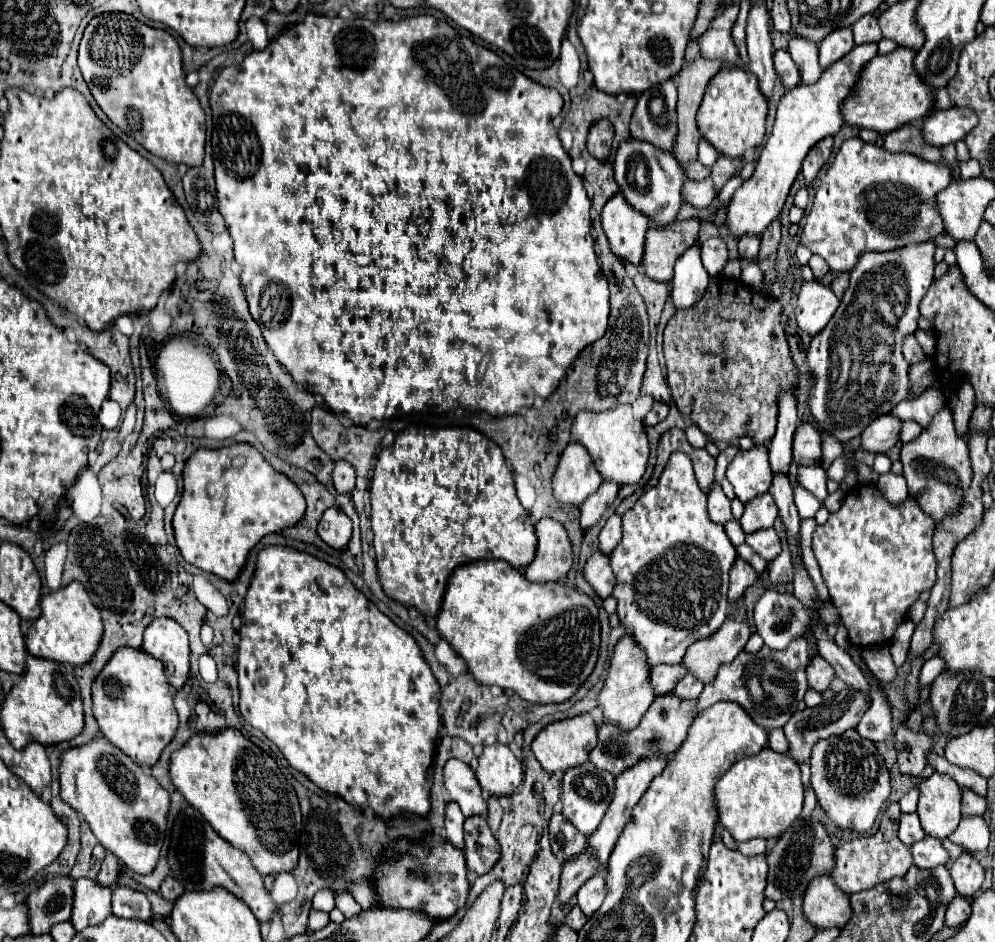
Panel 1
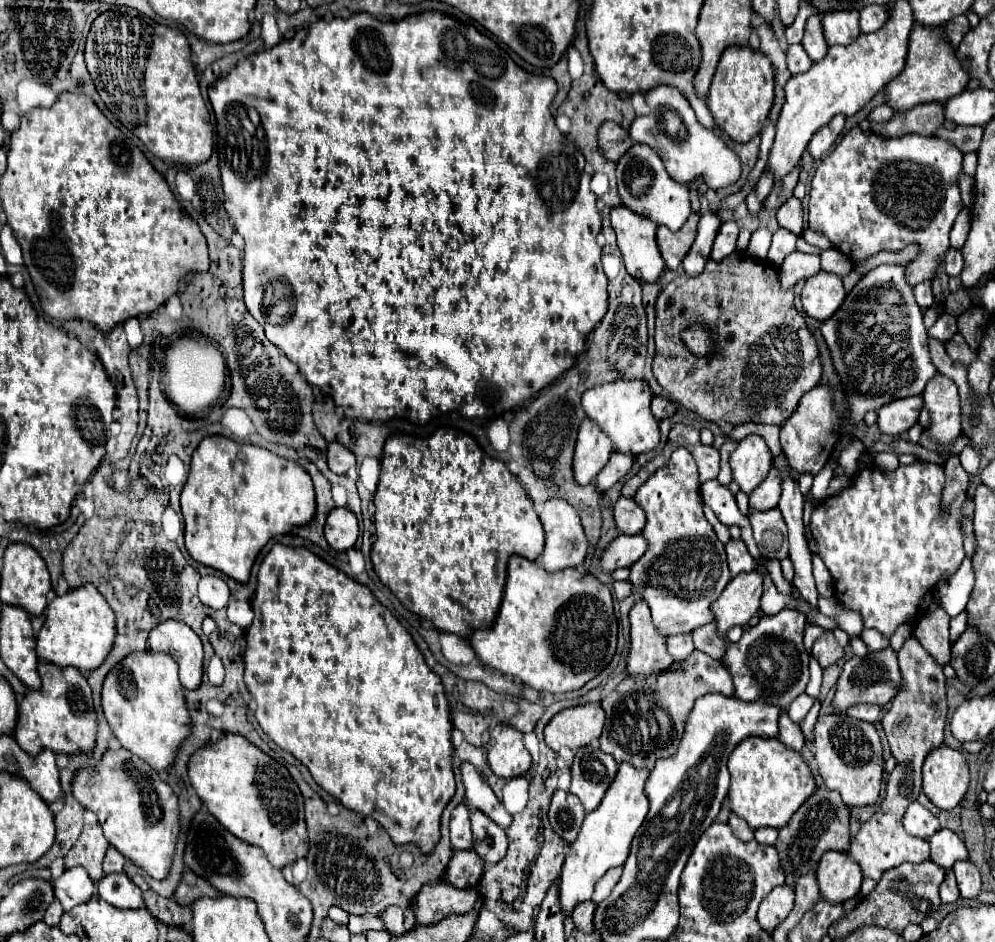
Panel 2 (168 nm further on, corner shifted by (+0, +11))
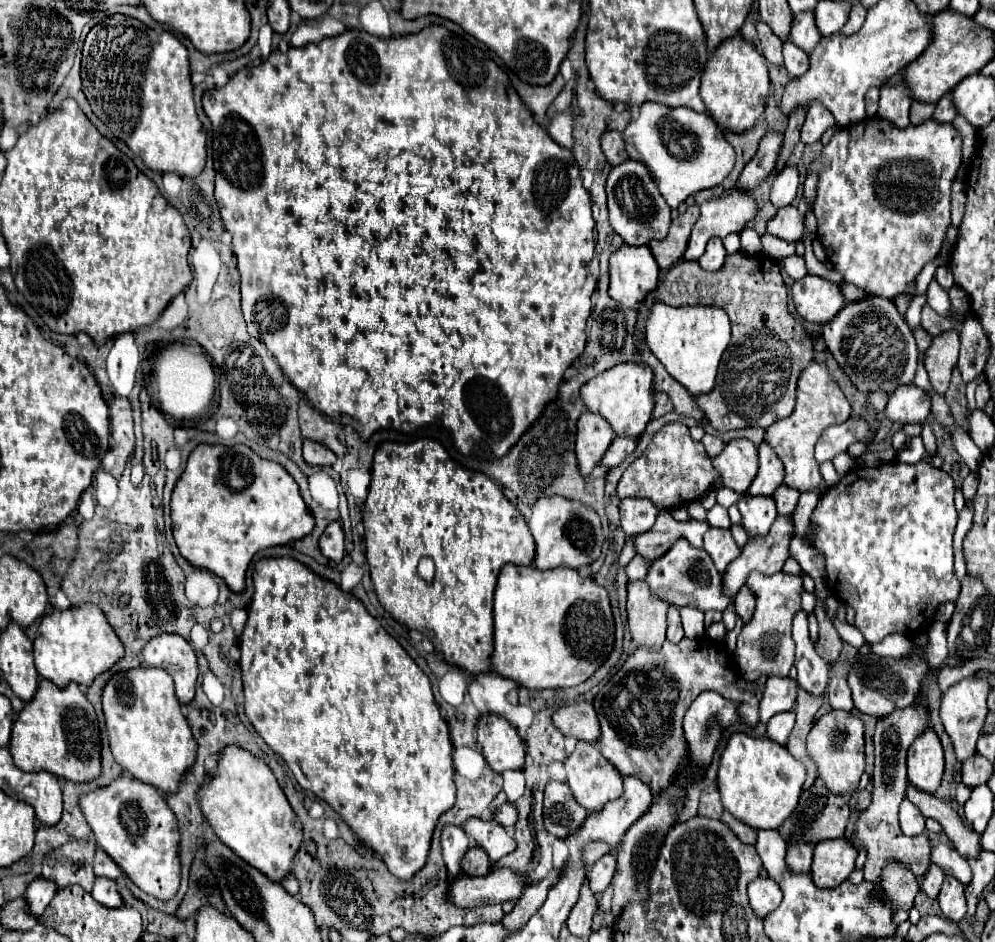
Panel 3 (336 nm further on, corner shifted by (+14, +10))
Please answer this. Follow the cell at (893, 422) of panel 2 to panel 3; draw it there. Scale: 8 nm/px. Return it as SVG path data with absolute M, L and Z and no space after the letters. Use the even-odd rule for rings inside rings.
M907 384L897 388L887 402L887 416L893 422L909 424L909 422L923 422L929 416L929 394L915 384Z

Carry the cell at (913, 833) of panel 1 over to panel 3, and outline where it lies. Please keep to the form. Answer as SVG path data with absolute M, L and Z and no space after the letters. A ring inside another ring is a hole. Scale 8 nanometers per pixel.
M907 798L901 802L899 822L901 822L901 830L907 836L917 836L917 834L921 834L925 830L925 816Z

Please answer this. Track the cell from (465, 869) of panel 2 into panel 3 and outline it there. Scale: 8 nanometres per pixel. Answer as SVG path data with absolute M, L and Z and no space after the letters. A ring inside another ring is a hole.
M469 848L463 858L463 872L467 876L485 876L493 868L487 852L483 848Z

